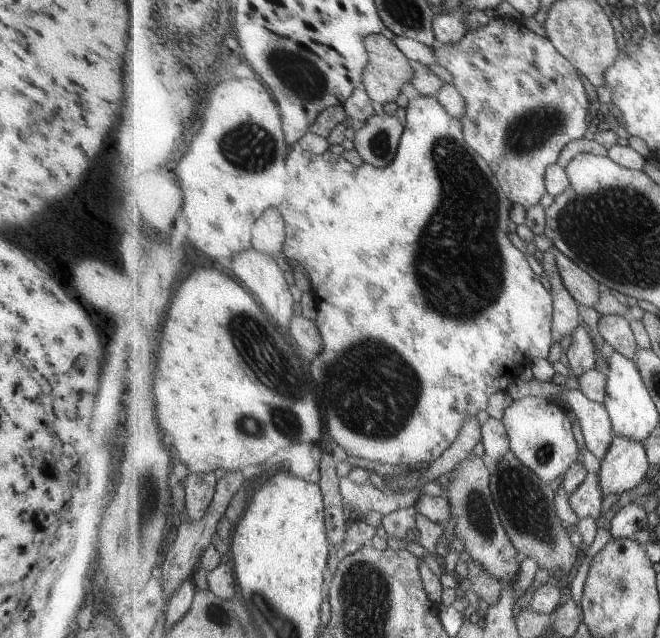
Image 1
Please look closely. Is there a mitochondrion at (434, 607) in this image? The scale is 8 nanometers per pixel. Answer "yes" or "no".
no

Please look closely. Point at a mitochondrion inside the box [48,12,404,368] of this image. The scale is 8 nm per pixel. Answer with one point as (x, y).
(248, 146)

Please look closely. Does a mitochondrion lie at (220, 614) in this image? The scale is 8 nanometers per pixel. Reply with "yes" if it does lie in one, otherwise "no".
yes

